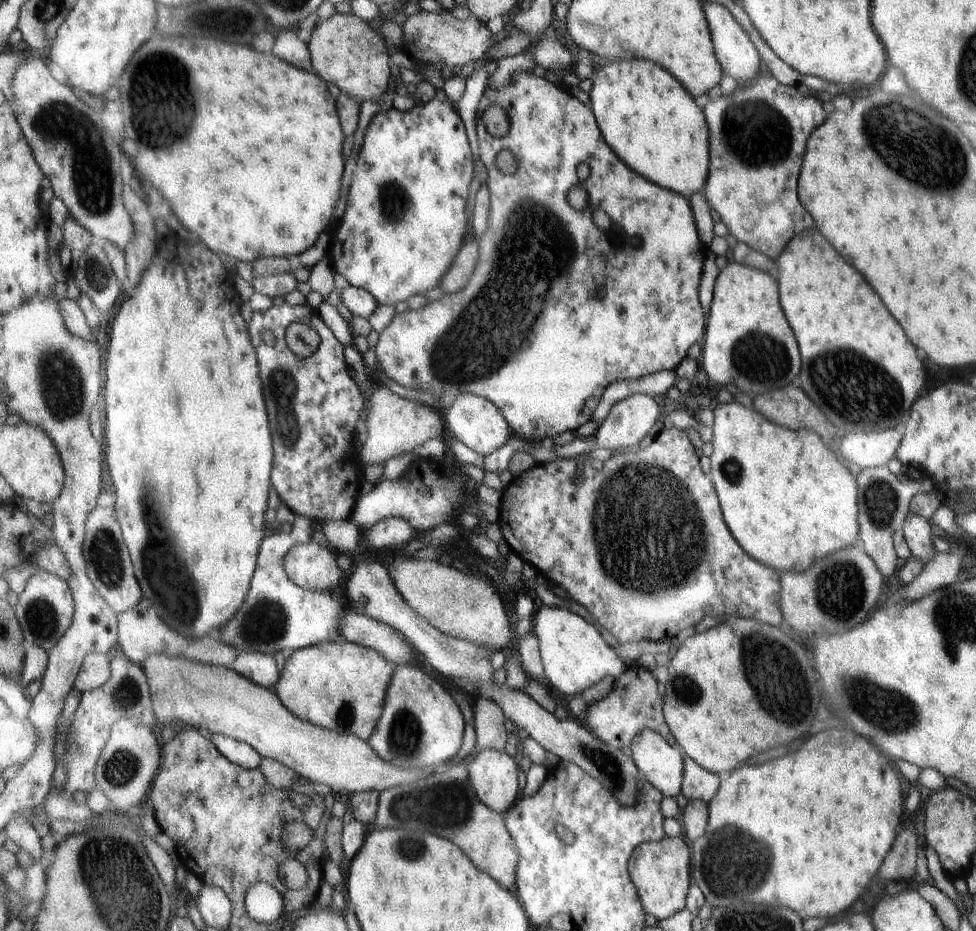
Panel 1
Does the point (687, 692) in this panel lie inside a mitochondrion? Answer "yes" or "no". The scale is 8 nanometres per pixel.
yes

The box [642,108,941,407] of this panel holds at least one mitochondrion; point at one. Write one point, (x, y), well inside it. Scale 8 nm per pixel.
(760, 355)

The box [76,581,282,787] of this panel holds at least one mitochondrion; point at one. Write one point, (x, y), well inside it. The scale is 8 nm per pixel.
(126, 695)

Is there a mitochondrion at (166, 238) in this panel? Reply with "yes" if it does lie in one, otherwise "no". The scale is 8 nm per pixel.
no

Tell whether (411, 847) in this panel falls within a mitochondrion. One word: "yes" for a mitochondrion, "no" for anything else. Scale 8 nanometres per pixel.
yes

